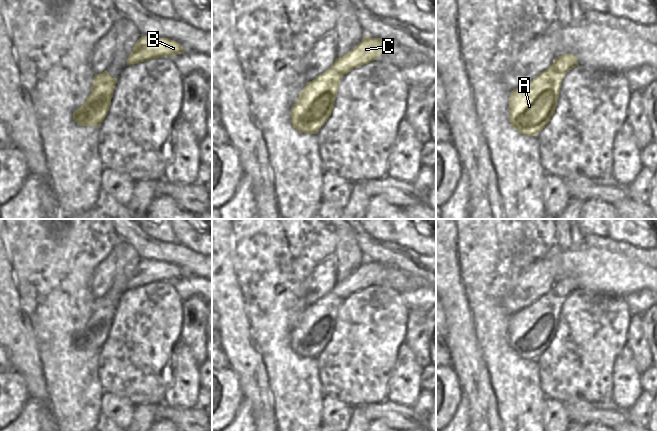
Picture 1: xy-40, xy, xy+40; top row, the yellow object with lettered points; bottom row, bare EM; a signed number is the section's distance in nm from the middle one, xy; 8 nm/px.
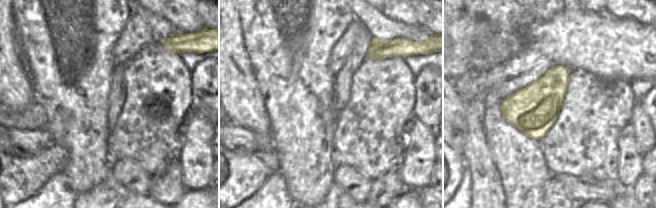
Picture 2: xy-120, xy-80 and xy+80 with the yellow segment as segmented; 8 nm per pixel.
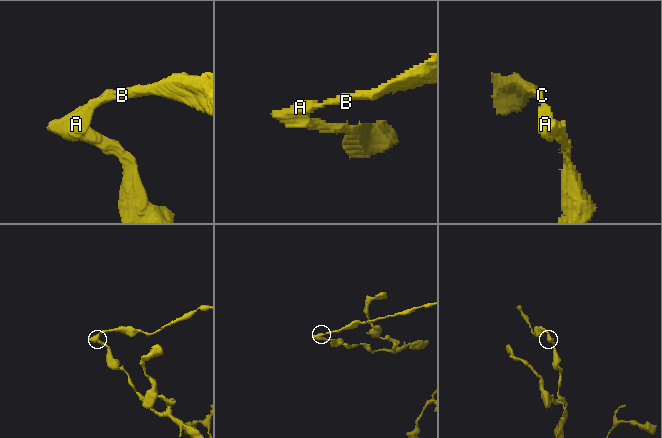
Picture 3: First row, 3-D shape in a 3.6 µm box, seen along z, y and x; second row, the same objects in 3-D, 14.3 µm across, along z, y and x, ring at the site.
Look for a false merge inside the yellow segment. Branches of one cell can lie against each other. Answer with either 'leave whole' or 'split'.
split

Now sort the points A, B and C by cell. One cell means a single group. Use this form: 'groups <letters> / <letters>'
groups A / B C

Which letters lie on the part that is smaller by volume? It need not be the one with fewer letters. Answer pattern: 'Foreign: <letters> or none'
Foreign: B, C

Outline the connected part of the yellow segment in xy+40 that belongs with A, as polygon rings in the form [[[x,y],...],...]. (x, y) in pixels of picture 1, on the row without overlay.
[[[553,288],[509,321],[509,345],[524,360],[537,360],[555,337],[565,298]]]

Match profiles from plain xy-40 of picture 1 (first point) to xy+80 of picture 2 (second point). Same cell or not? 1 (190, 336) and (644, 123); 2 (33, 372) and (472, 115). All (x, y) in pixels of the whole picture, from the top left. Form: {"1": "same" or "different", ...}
{"1": "same", "2": "same"}

